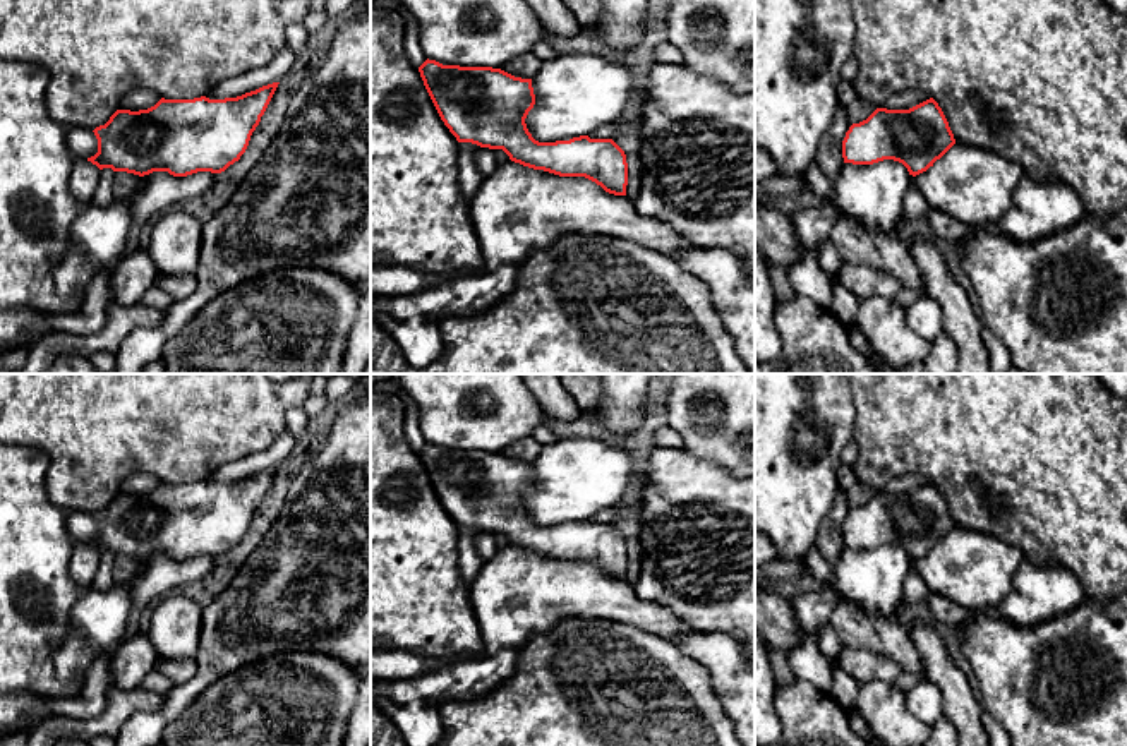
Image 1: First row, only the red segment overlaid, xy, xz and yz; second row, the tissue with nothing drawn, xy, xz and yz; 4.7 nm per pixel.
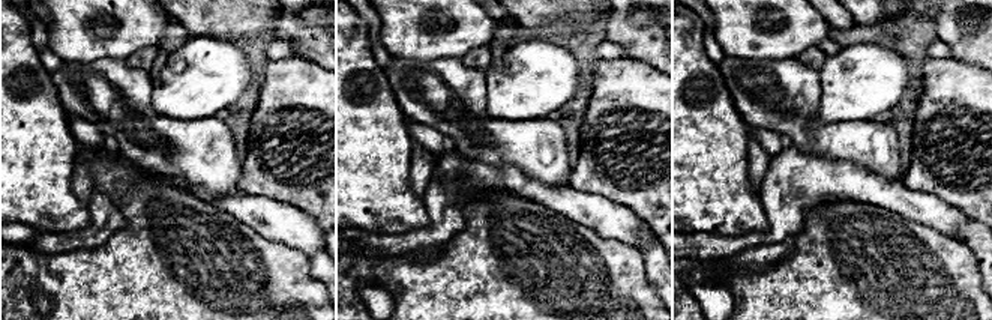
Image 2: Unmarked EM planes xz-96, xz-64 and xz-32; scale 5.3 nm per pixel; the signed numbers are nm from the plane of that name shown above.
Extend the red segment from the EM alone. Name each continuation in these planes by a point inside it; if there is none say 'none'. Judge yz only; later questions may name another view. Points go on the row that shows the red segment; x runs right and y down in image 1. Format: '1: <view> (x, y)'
none

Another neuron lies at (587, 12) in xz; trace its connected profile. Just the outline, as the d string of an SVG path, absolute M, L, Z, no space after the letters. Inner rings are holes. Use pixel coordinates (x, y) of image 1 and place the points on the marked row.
M563 0L575 14L582 27L592 27L600 21L604 0Z

